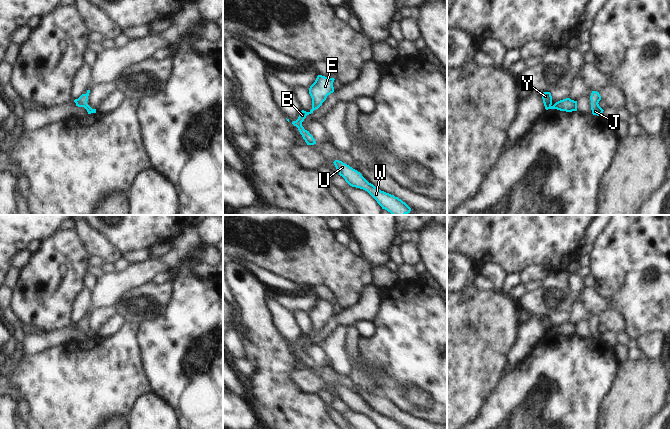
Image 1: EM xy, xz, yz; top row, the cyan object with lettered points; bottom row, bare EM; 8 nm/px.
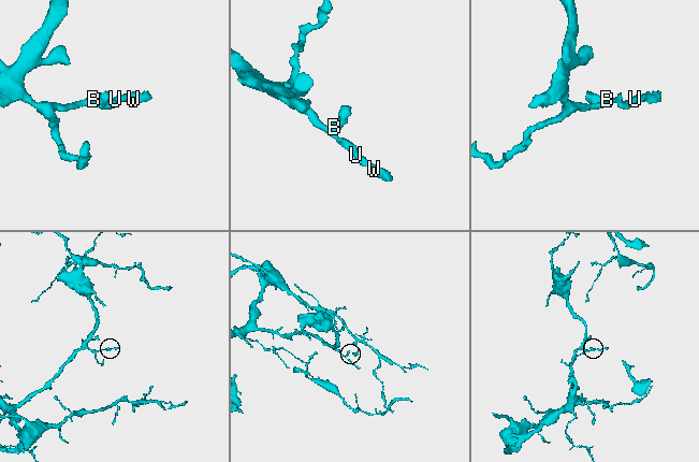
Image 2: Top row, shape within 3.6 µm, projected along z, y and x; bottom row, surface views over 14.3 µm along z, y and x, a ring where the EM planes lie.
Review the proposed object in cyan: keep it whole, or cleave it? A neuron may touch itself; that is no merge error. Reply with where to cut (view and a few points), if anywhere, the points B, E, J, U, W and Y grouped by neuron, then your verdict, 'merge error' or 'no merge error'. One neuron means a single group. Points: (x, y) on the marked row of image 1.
no cut | B E J U W Y | no merge error

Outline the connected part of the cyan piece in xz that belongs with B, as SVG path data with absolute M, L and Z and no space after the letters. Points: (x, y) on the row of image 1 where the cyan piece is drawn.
M318 75L315 82L309 88L309 94L312 98L312 109L309 112L302 110L298 119L292 122L292 124L298 128L307 145L314 145L316 144L316 141L309 131L304 129L302 122L307 115L313 113L314 110L322 105L328 95L334 92L334 80L334 78Z

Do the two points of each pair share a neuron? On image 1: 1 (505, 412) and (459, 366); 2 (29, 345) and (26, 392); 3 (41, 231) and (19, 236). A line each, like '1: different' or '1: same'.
1: different
2: different
3: same

